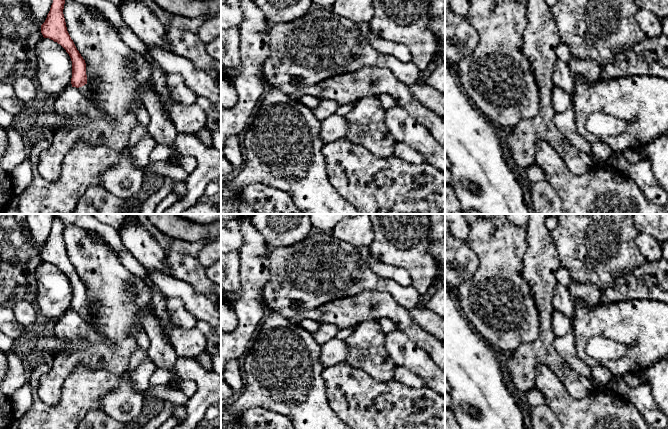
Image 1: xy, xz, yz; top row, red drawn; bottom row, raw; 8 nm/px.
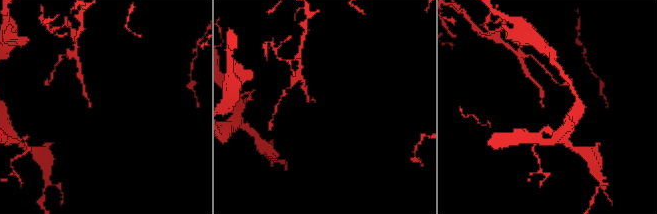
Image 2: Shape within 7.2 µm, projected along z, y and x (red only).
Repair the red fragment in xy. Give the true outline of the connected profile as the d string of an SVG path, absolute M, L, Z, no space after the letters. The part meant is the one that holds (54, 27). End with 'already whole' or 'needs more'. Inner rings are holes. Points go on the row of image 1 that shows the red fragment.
M53 0L45 22L41 25L44 38L60 44L69 54L72 61L72 87L78 88L86 97L91 97L87 84L86 63L73 40L71 39L63 14L65 0Z; needs more

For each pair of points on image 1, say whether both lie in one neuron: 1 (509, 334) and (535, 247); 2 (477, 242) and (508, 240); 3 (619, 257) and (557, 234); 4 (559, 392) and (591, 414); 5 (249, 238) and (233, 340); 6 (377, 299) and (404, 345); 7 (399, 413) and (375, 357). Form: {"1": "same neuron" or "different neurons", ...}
{"1": "different neurons", "2": "same neuron", "3": "same neuron", "4": "same neuron", "5": "same neuron", "6": "different neurons", "7": "different neurons"}

